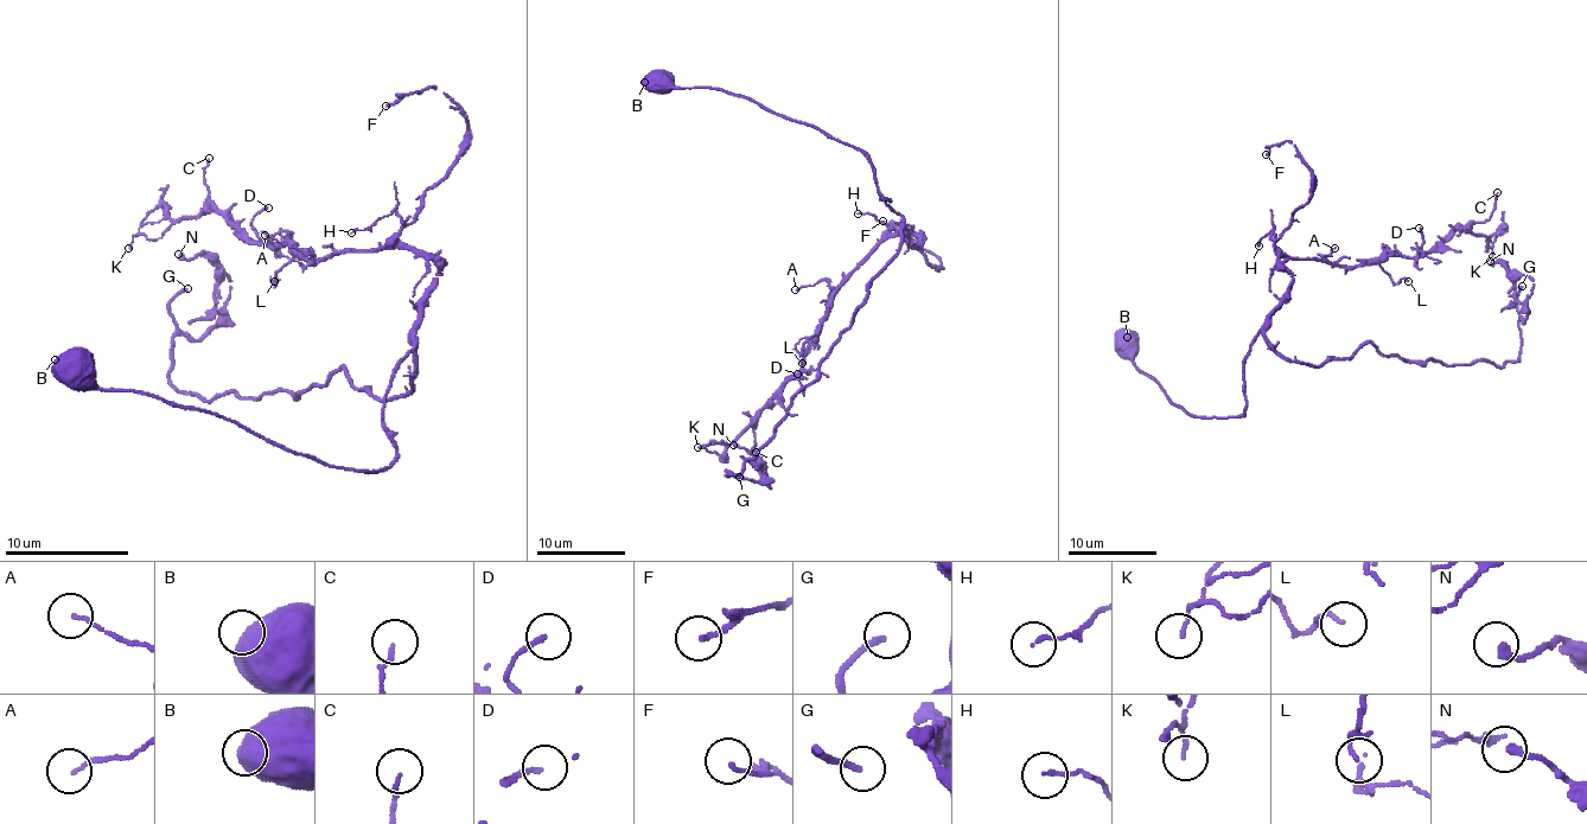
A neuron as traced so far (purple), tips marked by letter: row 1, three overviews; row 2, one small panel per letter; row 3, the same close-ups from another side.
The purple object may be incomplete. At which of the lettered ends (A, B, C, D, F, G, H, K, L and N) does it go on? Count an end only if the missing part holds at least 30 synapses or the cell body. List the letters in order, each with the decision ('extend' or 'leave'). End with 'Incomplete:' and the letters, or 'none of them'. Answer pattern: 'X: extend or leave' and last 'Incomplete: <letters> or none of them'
A: leave
B: leave
C: leave
D: leave
F: leave
G: leave
H: leave
K: leave
L: leave
N: leave
Incomplete: none of them

